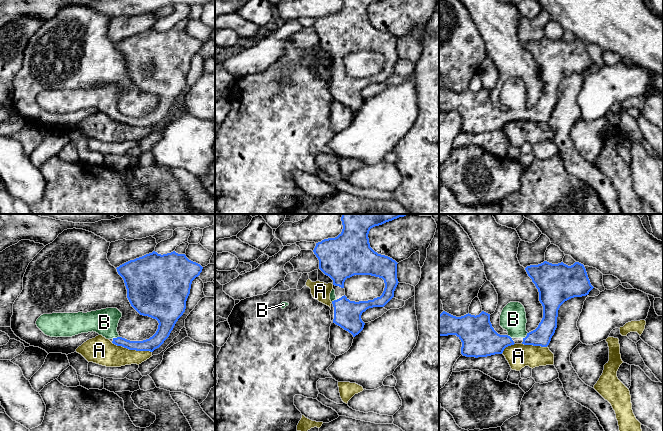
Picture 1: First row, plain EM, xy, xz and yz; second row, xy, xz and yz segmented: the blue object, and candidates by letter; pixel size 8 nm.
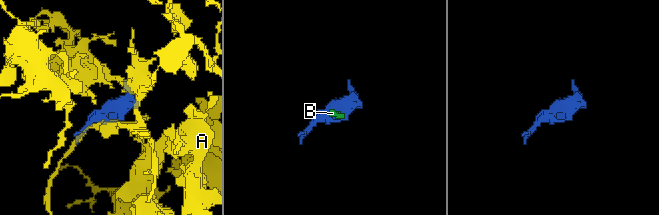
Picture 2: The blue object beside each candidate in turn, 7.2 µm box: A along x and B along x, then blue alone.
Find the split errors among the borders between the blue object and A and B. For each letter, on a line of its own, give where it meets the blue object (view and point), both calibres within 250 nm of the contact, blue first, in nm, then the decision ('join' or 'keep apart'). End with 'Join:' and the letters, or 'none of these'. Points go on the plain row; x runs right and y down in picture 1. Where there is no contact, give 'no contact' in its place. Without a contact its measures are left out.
A: meets blue in xy at (131, 125); 110 nm thick on the blue side, 220 nm on the other; keep apart
B: meets blue in xy at (115, 114); 90 nm thick on the blue side, 200 nm on the other; join
Join: B

